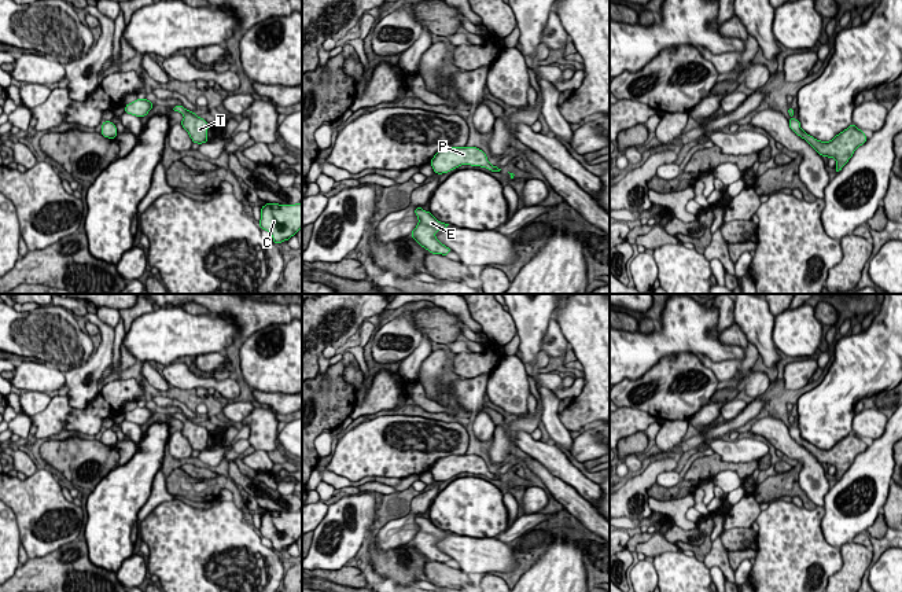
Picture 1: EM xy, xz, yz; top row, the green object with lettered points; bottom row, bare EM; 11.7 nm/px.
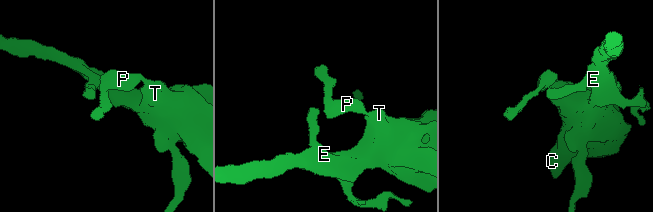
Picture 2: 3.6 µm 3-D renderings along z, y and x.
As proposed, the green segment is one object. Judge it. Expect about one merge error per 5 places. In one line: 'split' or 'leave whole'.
leave whole

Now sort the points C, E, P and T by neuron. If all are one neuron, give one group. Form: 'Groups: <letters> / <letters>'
Groups: C E P T

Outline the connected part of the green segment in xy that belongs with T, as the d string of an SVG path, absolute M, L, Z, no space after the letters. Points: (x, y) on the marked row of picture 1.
M174 106L172 110L178 111L184 115L181 125L188 132L194 143L202 144L209 141L207 139L209 124L203 118L199 118L198 114L191 113L183 106Z

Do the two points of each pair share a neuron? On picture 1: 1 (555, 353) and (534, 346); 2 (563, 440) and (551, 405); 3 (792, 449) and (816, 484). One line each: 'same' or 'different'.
1: different
2: same
3: same

